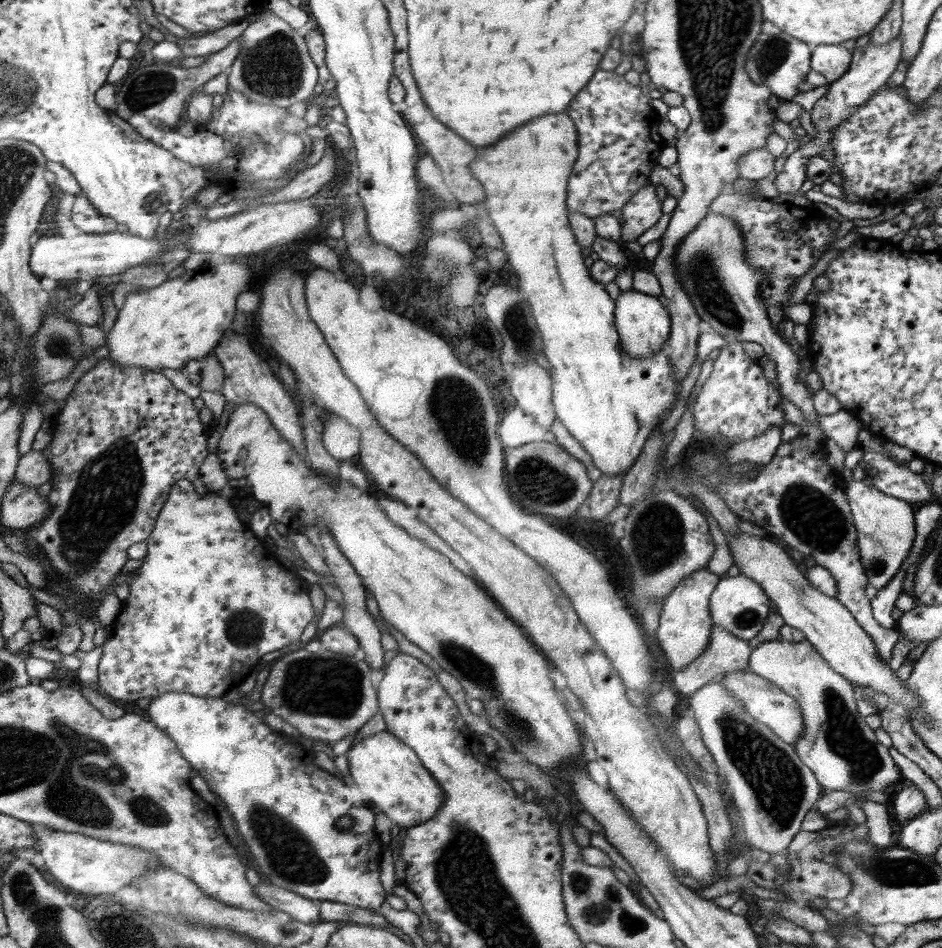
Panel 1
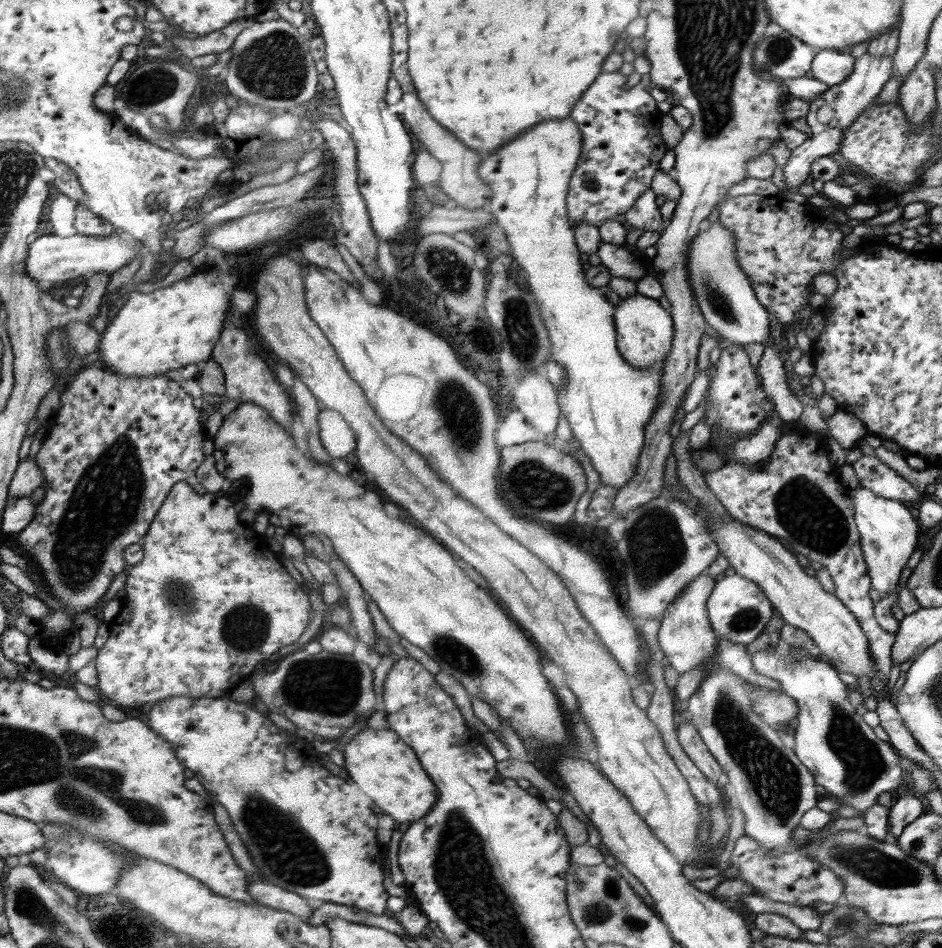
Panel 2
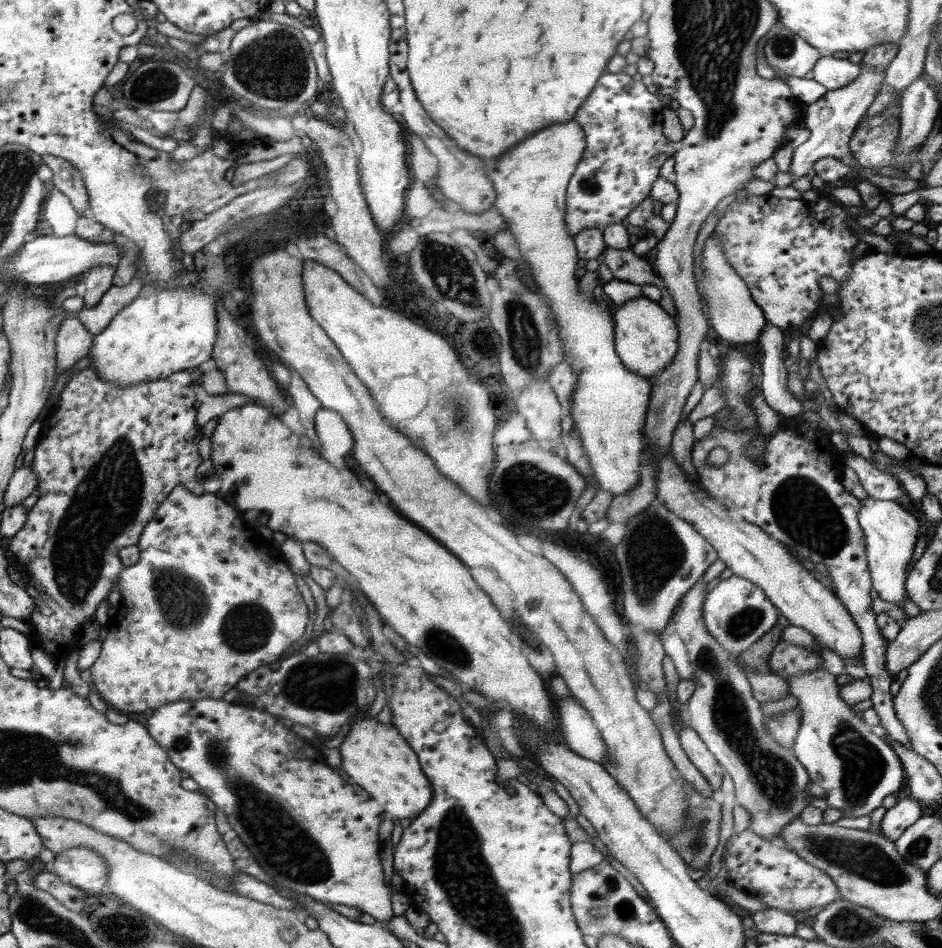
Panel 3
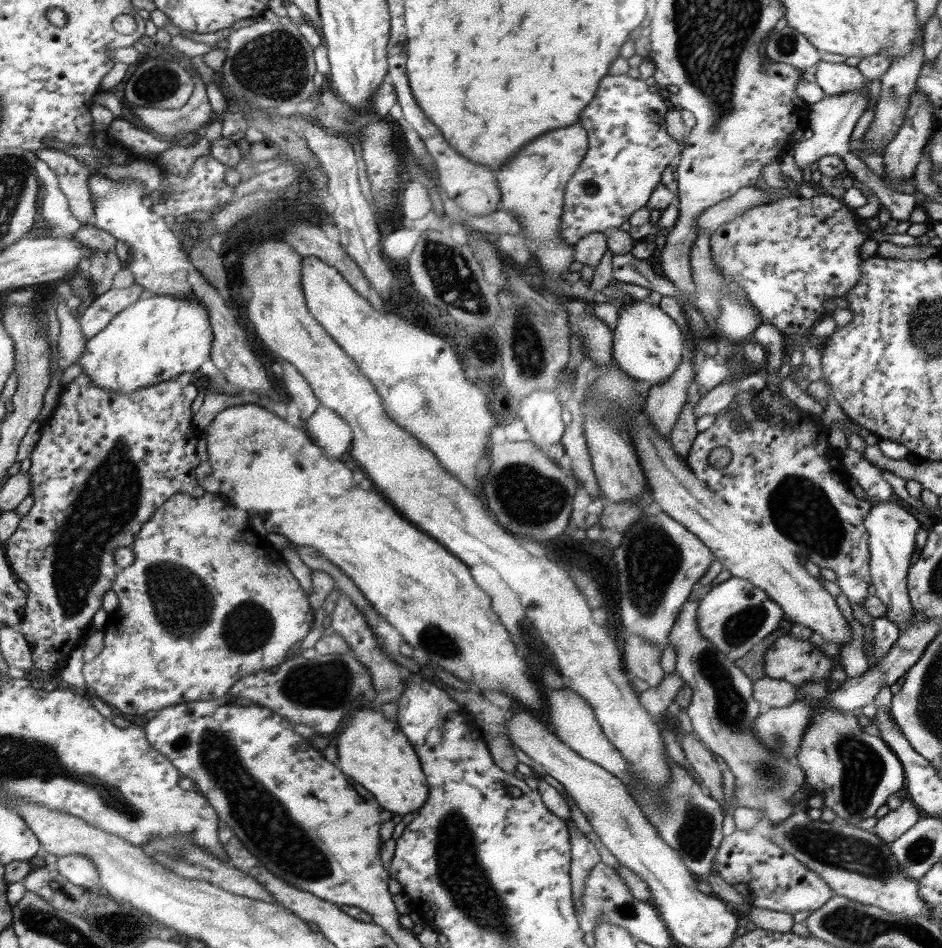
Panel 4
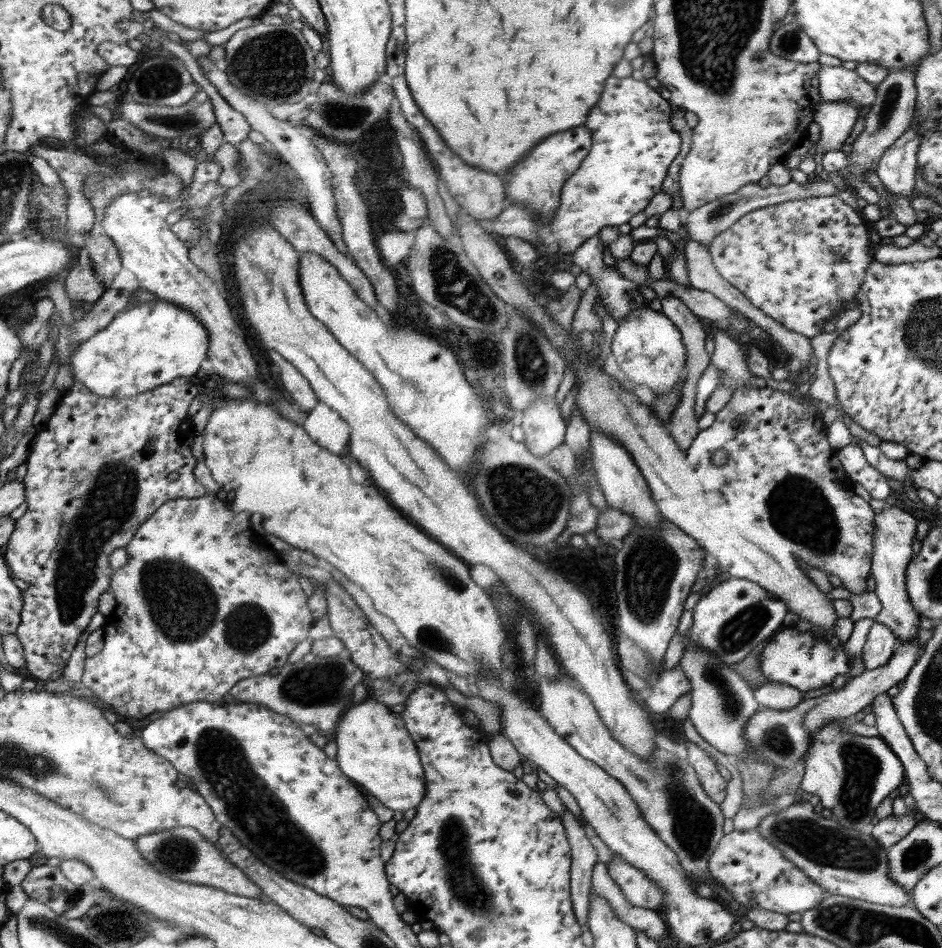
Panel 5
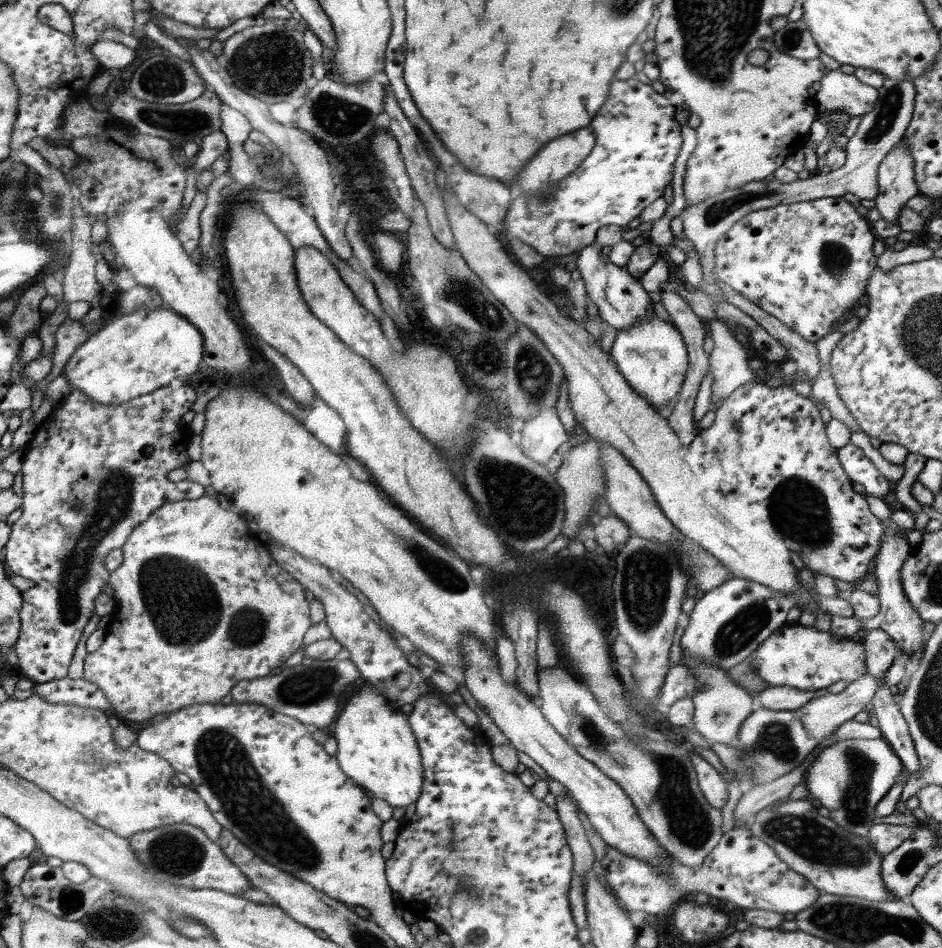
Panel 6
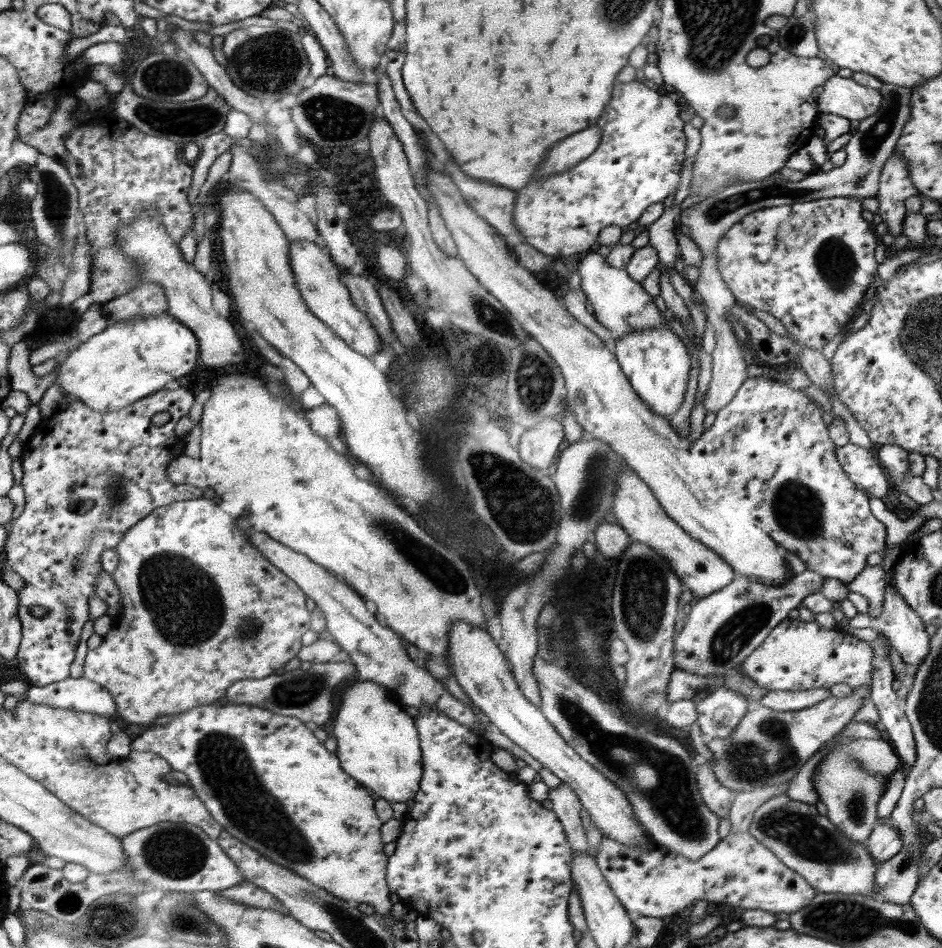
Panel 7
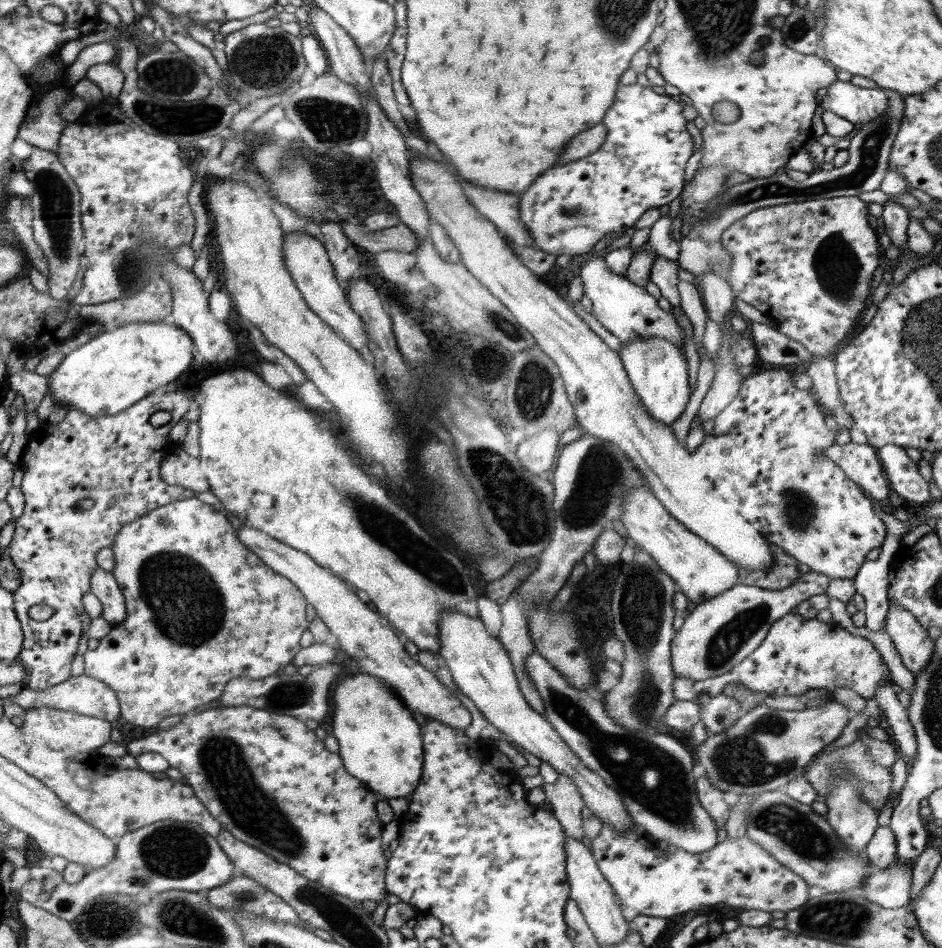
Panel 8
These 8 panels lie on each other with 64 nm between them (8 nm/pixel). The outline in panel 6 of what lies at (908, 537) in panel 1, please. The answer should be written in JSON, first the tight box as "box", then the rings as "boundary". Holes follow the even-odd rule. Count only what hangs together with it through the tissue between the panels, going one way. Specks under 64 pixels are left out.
{"box":[828,509,925,655],"boundary":[[[901,509],[894,511],[887,520],[881,520],[885,524],[885,529],[881,545],[875,555],[876,566],[873,571],[878,577],[877,596],[880,599],[881,605],[878,614],[869,619],[832,615],[831,629],[828,632],[840,638],[852,639],[861,628],[865,628],[865,630],[874,630],[877,628],[878,630],[887,632],[887,635],[904,654],[913,655],[918,650],[923,650],[925,645],[923,637],[924,621],[908,601],[908,597],[902,588],[902,581],[900,580],[900,569],[903,567],[904,561],[914,553],[906,537],[908,533],[914,530],[914,519],[915,517],[912,517],[911,514]]]}

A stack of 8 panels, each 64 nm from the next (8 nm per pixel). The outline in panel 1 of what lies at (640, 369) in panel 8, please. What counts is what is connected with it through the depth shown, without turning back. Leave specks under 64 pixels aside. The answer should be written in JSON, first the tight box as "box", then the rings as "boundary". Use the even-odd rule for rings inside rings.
{"box":[615,289,670,359],"boundary":[[[634,289],[622,291],[616,299],[615,320],[616,331],[620,336],[620,347],[638,359],[652,357],[662,350],[670,337],[670,315],[659,299]]]}

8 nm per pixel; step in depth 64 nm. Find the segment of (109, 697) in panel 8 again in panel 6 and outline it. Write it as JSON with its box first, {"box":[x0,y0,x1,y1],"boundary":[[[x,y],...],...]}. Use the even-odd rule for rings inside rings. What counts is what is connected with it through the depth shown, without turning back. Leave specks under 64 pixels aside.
{"box":[30,676,111,711],"boundary":[[[66,676],[47,683],[35,683],[30,693],[37,694],[50,704],[77,704],[102,711],[111,708],[105,694],[95,684],[83,678],[73,679]]]}

